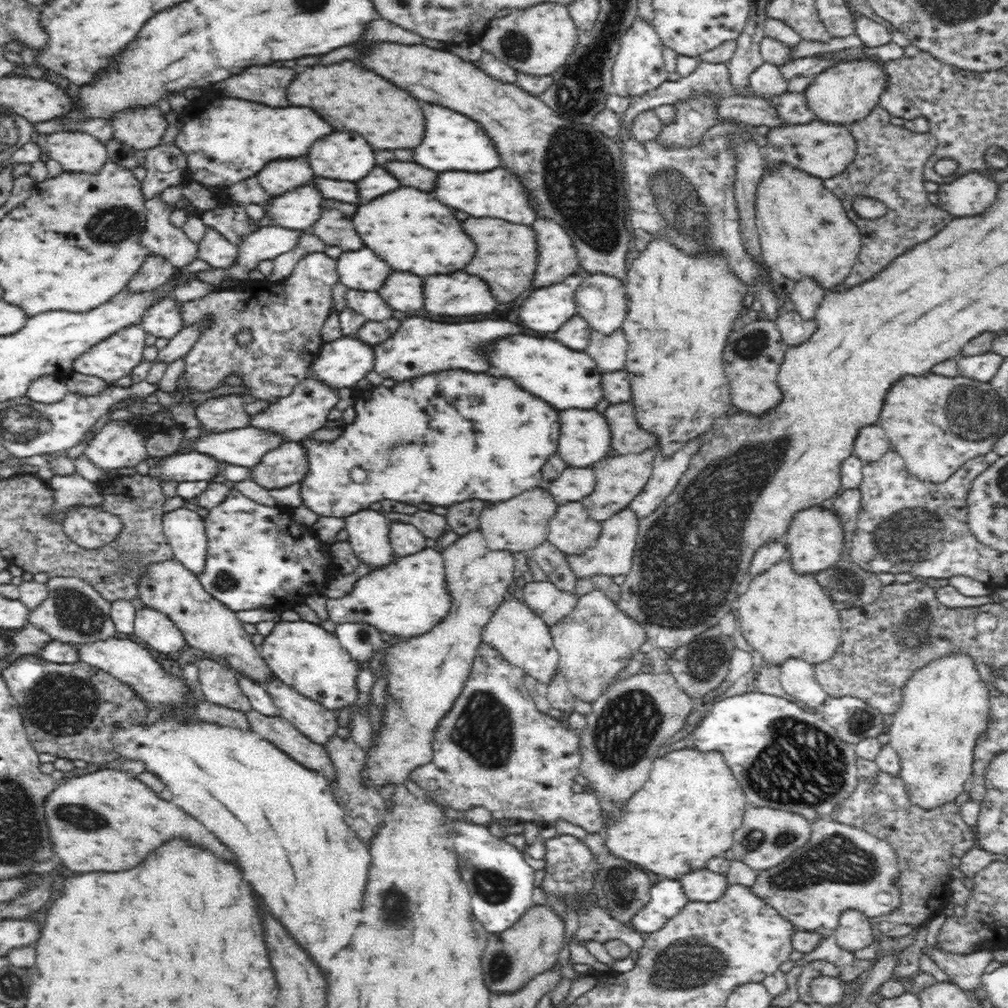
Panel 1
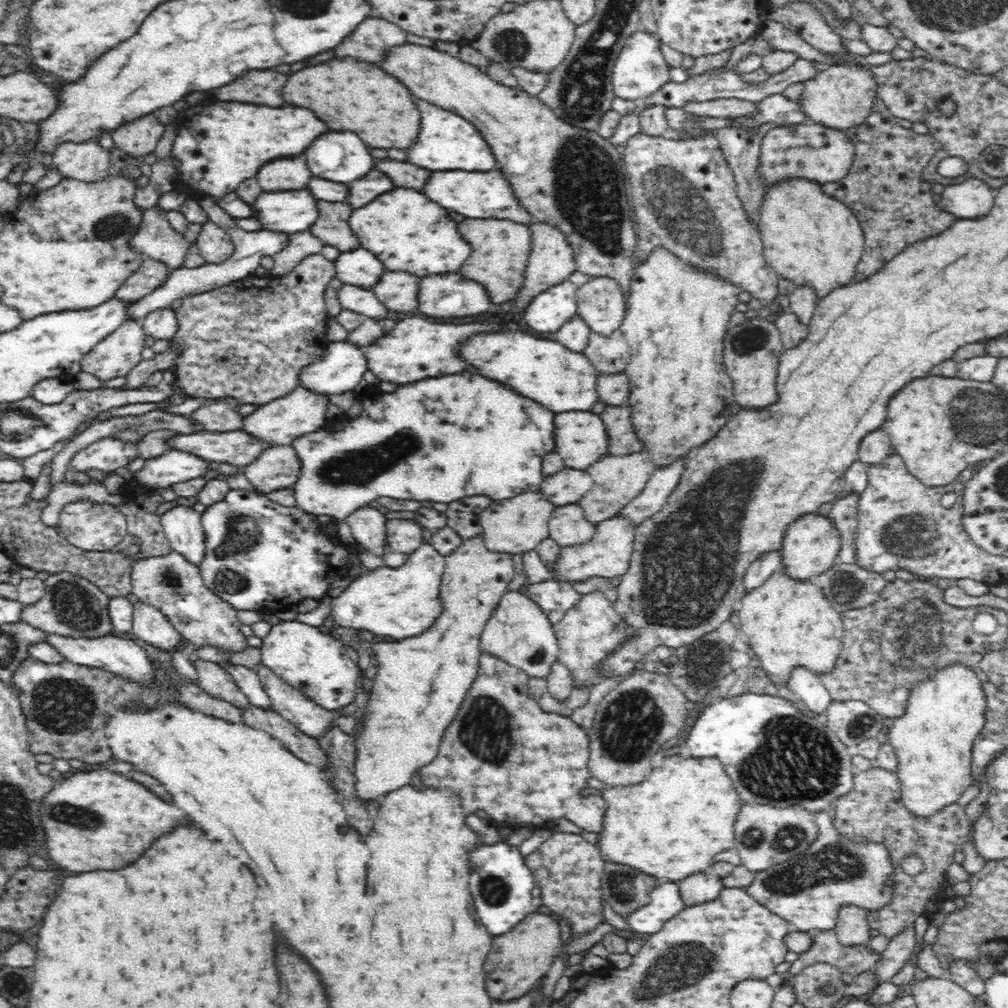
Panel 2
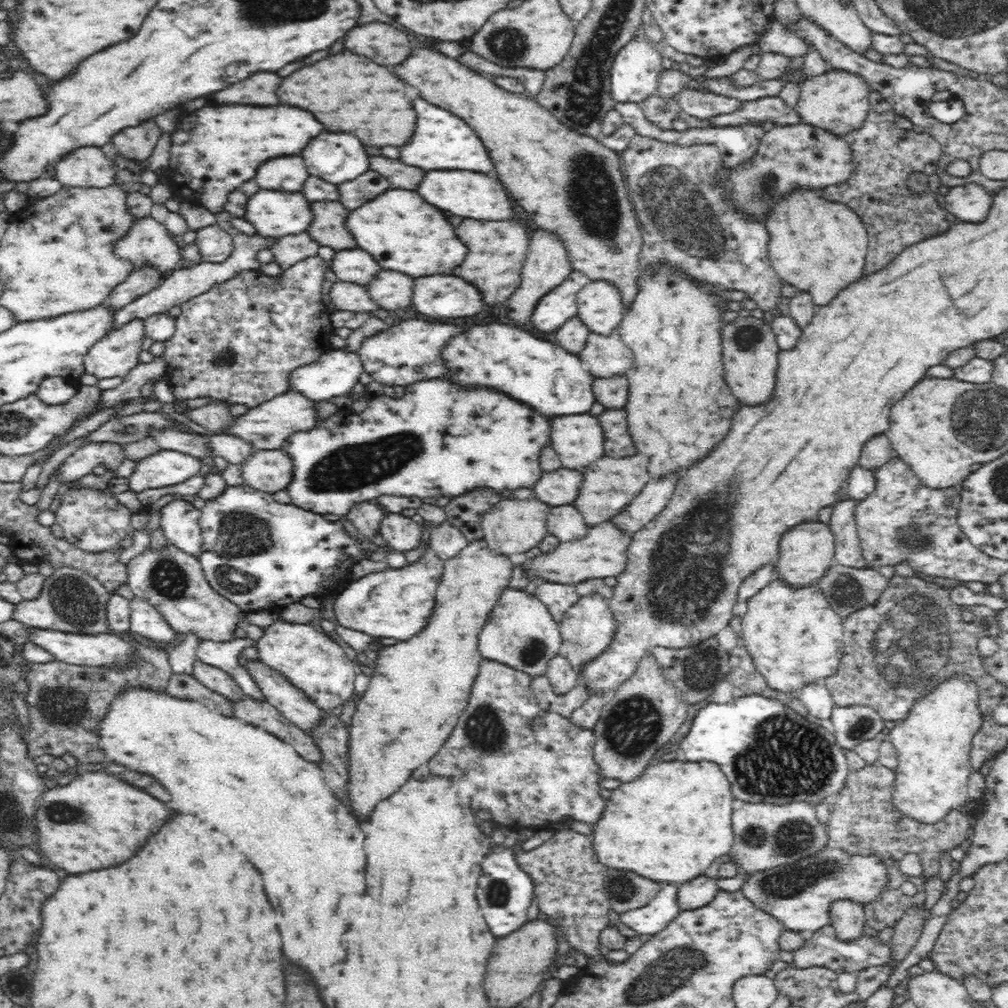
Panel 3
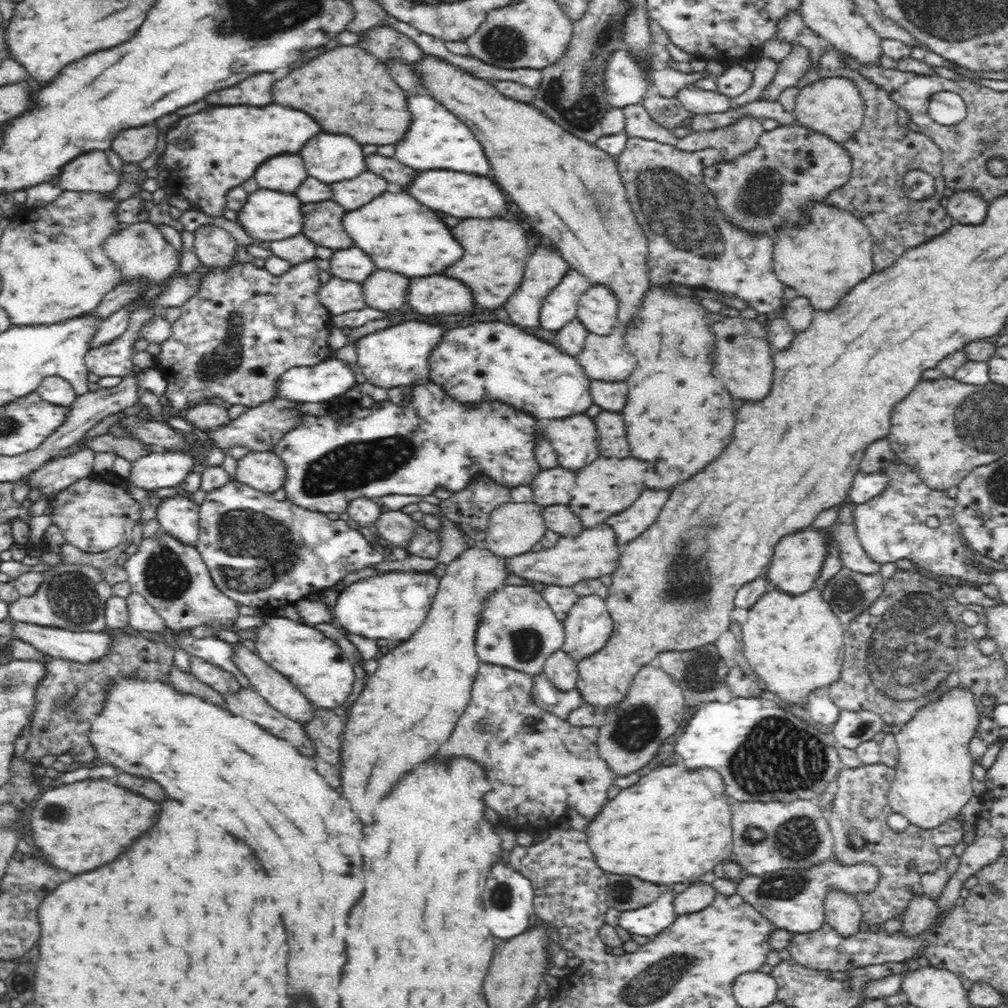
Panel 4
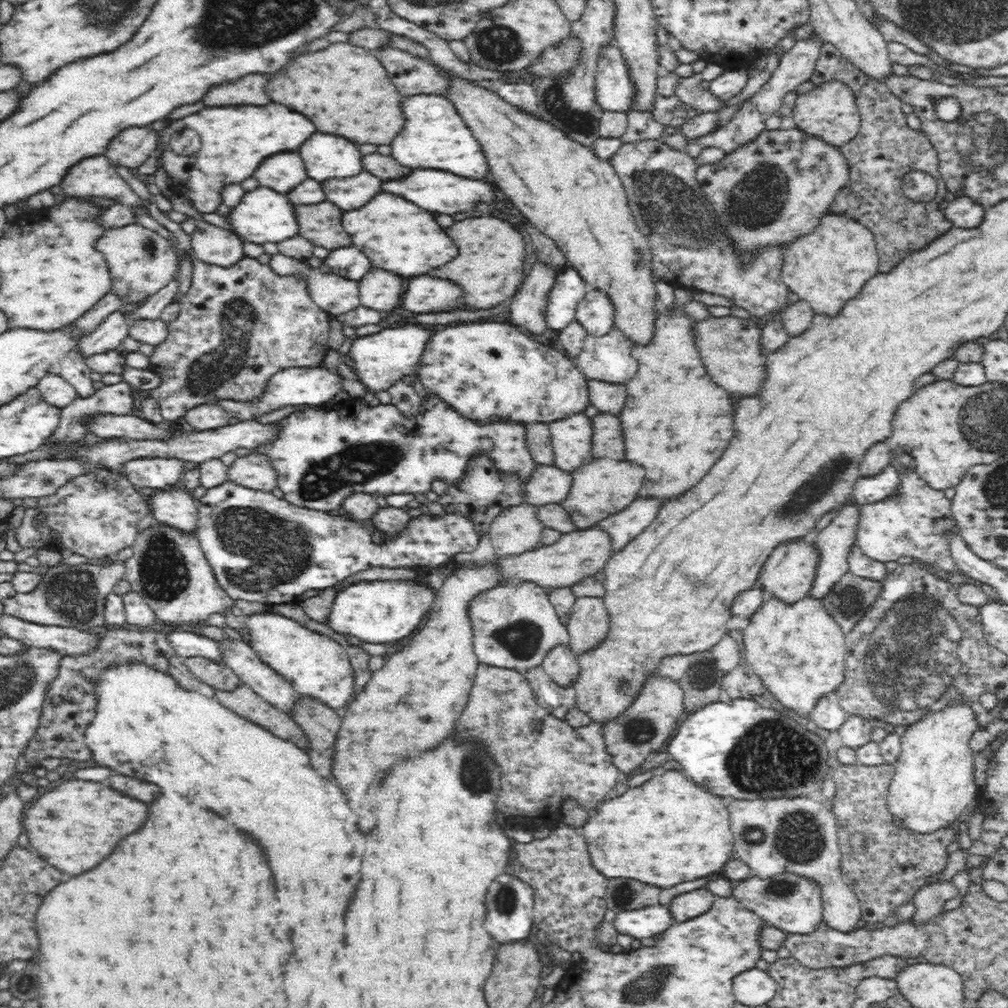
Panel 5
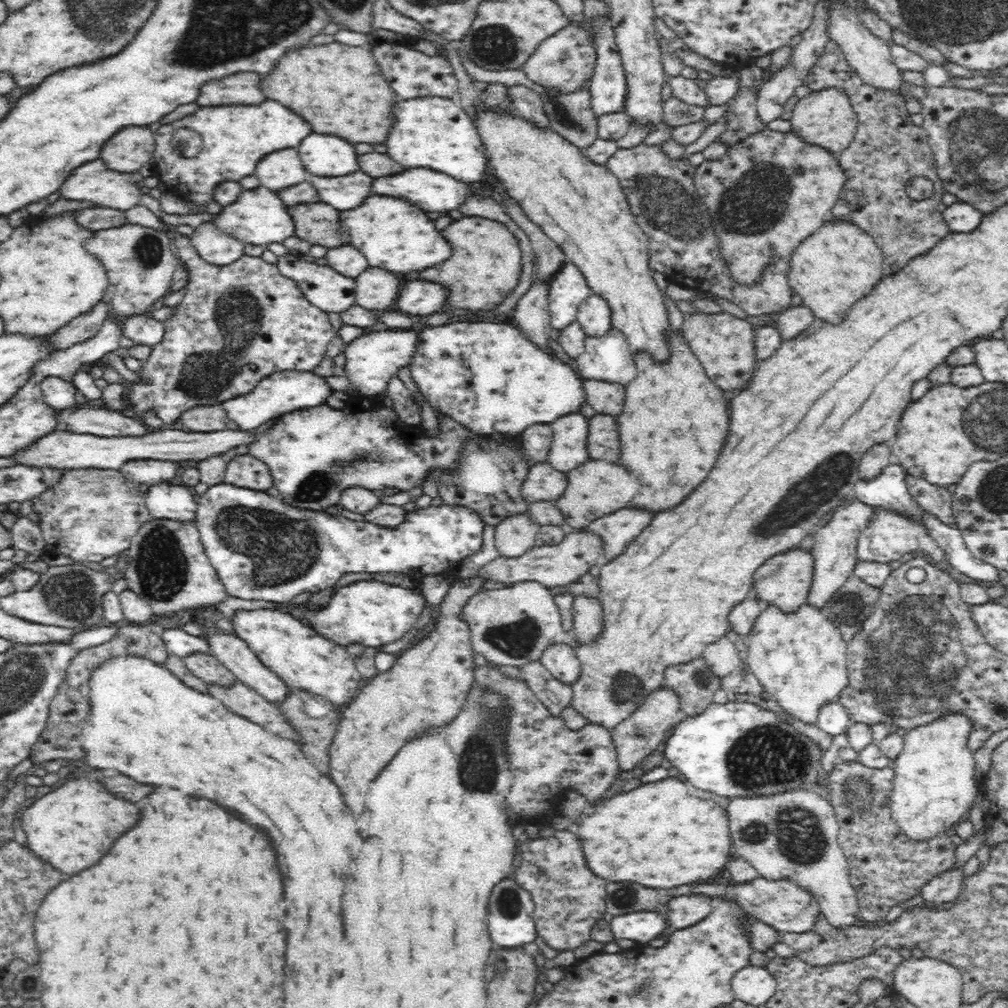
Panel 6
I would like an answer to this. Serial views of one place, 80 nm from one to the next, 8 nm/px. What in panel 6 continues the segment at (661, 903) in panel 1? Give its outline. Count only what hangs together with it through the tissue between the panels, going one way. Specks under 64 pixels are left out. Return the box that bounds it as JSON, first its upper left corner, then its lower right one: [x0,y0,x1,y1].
[609,912,668,945]

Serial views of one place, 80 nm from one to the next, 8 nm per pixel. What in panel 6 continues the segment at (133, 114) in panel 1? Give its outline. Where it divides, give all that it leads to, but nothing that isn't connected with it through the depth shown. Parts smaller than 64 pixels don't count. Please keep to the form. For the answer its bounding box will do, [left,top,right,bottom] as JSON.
[99,126,154,175]

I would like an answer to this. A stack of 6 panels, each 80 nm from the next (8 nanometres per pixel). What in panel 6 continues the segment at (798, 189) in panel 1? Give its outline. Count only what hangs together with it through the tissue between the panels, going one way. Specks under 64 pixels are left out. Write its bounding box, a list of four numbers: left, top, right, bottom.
[788,220,885,324]

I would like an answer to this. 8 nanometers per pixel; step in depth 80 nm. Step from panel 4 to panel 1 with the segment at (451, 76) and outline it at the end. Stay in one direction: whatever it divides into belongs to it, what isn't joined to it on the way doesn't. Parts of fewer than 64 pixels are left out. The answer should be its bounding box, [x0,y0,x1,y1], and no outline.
[364,42,632,284]

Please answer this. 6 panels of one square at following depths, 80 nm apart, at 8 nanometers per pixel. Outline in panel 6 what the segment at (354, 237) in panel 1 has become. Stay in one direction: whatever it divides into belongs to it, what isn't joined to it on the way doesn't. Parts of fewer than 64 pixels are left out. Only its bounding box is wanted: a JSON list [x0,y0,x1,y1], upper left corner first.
[288,202,350,248]

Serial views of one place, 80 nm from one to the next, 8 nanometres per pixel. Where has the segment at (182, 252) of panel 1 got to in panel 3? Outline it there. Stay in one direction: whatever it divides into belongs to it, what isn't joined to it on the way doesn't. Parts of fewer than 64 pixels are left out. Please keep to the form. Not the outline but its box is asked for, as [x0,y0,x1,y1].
[110,216,183,277]

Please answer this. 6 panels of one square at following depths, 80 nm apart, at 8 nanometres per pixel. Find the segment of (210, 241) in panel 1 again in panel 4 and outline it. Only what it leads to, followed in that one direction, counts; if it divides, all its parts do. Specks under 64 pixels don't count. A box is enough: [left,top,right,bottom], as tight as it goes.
[194,223,238,268]

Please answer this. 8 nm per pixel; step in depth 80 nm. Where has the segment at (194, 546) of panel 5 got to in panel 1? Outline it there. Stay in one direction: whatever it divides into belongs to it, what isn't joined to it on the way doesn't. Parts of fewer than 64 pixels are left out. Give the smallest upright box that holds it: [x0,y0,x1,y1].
[137,557,272,683]

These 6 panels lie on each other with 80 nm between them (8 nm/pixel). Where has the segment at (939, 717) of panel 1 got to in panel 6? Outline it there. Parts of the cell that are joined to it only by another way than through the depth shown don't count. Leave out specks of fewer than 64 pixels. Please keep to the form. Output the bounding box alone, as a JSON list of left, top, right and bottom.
[891,714,980,842]

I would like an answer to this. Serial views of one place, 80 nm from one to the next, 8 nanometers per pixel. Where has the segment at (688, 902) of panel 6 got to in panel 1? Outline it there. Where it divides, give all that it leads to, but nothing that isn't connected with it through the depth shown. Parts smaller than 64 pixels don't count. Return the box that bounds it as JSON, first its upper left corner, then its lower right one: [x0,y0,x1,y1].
[679,868,729,902]

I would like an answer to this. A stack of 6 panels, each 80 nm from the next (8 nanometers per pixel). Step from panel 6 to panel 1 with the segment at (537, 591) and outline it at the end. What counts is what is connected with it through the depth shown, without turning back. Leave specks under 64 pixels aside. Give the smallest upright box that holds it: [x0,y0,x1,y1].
[481,594,559,684]

